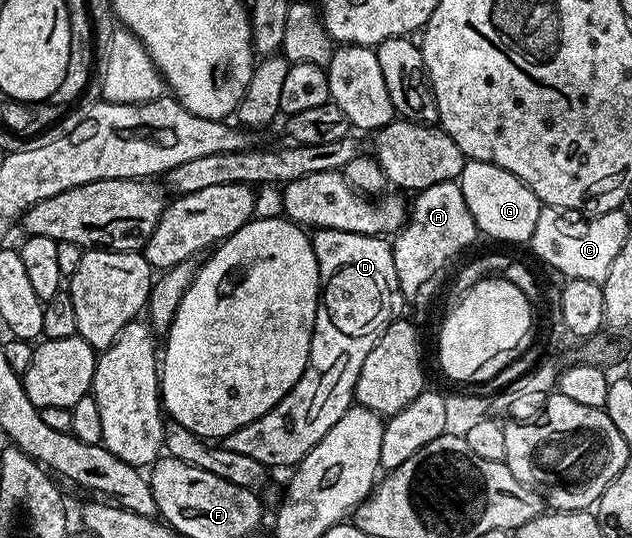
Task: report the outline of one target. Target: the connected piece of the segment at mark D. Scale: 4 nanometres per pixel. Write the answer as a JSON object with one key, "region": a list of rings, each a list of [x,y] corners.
{"region":[[[316,228],[310,237],[319,267],[320,290],[315,332],[311,335],[311,349],[305,370],[291,391],[286,392],[260,420],[249,422],[249,426],[241,426],[241,430],[233,430],[233,434],[221,441],[222,447],[254,458],[271,470],[290,469],[300,464],[305,454],[309,454],[309,450],[313,450],[313,446],[317,446],[317,442],[329,434],[333,422],[337,422],[337,418],[341,418],[341,414],[352,407],[357,378],[361,374],[361,366],[365,366],[365,358],[369,358],[369,350],[377,346],[381,334],[385,334],[392,322],[400,319],[402,312],[399,311],[405,303],[403,291],[397,282],[397,266],[393,266],[391,244],[384,237],[353,234],[332,228]]]}

